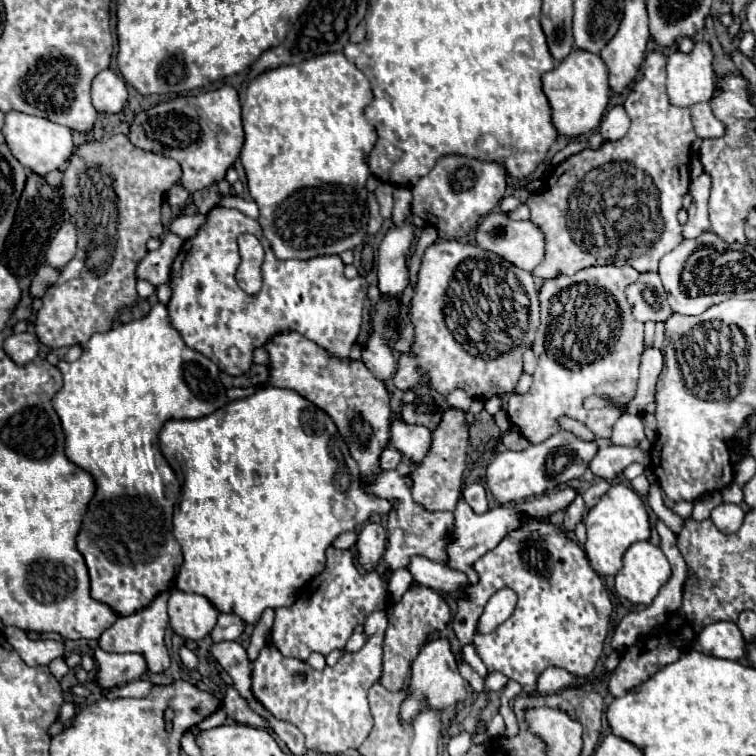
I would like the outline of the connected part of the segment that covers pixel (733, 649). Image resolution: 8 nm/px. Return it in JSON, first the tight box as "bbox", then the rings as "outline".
{"bbox":[695,621,745,661],"outline":[[[717,621],[713,625],[707,625],[699,633],[695,649],[711,657],[731,659],[731,661],[741,661],[745,657],[743,635],[739,627],[731,621]]]}

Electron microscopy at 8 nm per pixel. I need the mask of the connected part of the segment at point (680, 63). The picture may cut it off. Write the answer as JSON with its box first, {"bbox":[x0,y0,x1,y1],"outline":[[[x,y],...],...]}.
{"bbox":[667,43,713,107],"outline":[[[695,43],[693,53],[683,55],[673,51],[667,57],[667,95],[677,107],[693,107],[697,103],[707,103],[713,97],[713,53],[707,43]]]}

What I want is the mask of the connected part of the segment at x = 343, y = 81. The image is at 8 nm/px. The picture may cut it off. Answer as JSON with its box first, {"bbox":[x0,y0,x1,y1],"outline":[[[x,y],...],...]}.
{"bbox":[241,53,377,259],"outline":[[[343,53],[317,55],[301,61],[301,65],[281,65],[249,81],[243,101],[245,145],[241,163],[245,167],[249,193],[261,211],[259,225],[277,259],[339,255],[363,243],[369,219],[365,189],[369,167],[364,150],[372,150],[377,141],[375,127],[363,115],[371,99],[373,93],[367,77],[347,61]]]}

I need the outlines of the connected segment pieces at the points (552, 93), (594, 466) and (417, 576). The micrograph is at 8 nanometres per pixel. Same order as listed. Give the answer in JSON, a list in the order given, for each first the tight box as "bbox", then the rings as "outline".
[{"bbox":[541,49,609,139],"outline":[[[573,49],[553,71],[543,75],[541,83],[551,107],[551,121],[559,135],[575,139],[599,127],[609,103],[609,73],[599,55],[583,49]]]},{"bbox":[589,445,649,481],"outline":[[[603,445],[597,455],[593,457],[593,461],[589,463],[589,469],[593,471],[593,475],[613,481],[617,479],[623,469],[631,463],[641,463],[645,467],[649,467],[649,453],[641,451],[639,447],[617,447],[617,445]]]},{"bbox":[407,557,471,599],"outline":[[[411,557],[407,569],[411,571],[415,583],[437,589],[439,593],[451,595],[453,599],[463,599],[465,593],[461,593],[461,589],[467,589],[471,585],[465,573],[449,569],[441,563],[433,563],[427,557]]]}]

